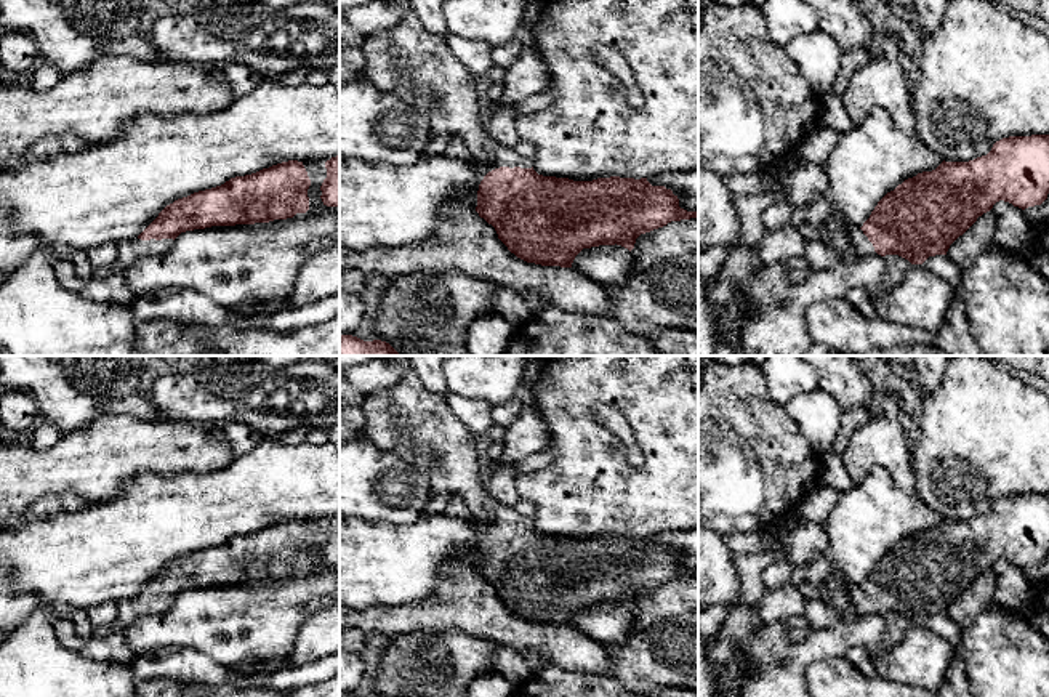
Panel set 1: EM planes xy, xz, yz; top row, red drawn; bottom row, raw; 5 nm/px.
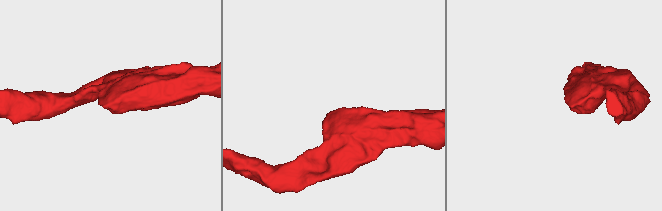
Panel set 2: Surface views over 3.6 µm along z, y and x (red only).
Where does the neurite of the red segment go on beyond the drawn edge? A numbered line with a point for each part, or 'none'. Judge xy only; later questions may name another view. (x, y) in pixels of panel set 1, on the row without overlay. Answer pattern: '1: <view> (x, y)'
1: xy (128, 611)

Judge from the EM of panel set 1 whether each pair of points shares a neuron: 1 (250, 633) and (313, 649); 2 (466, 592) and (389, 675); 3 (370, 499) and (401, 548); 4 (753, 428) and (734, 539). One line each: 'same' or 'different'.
1: different
2: different
3: different
4: different

